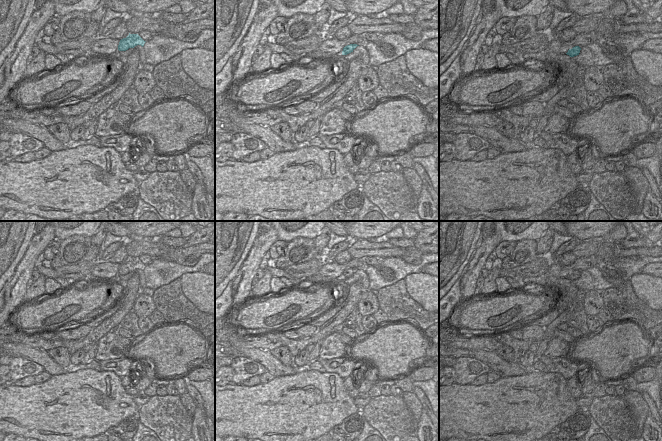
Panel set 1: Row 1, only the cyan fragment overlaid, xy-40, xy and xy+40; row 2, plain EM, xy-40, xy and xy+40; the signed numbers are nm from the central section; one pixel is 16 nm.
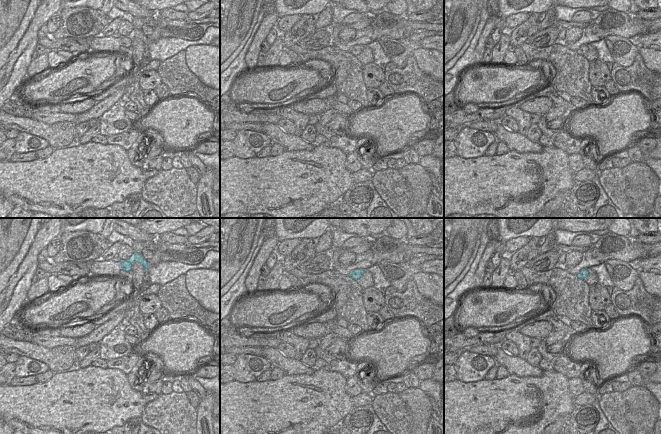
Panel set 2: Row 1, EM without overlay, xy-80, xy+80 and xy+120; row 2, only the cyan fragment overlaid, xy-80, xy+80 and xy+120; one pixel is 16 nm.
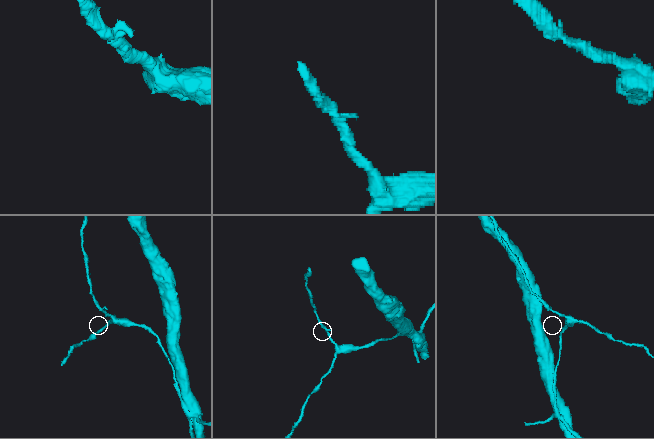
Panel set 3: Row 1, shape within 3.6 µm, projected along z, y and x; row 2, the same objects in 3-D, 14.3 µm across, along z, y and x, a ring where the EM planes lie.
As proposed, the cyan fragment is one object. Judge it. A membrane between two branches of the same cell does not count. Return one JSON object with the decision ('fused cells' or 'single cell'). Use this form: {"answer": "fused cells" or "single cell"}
{"answer": "single cell"}

